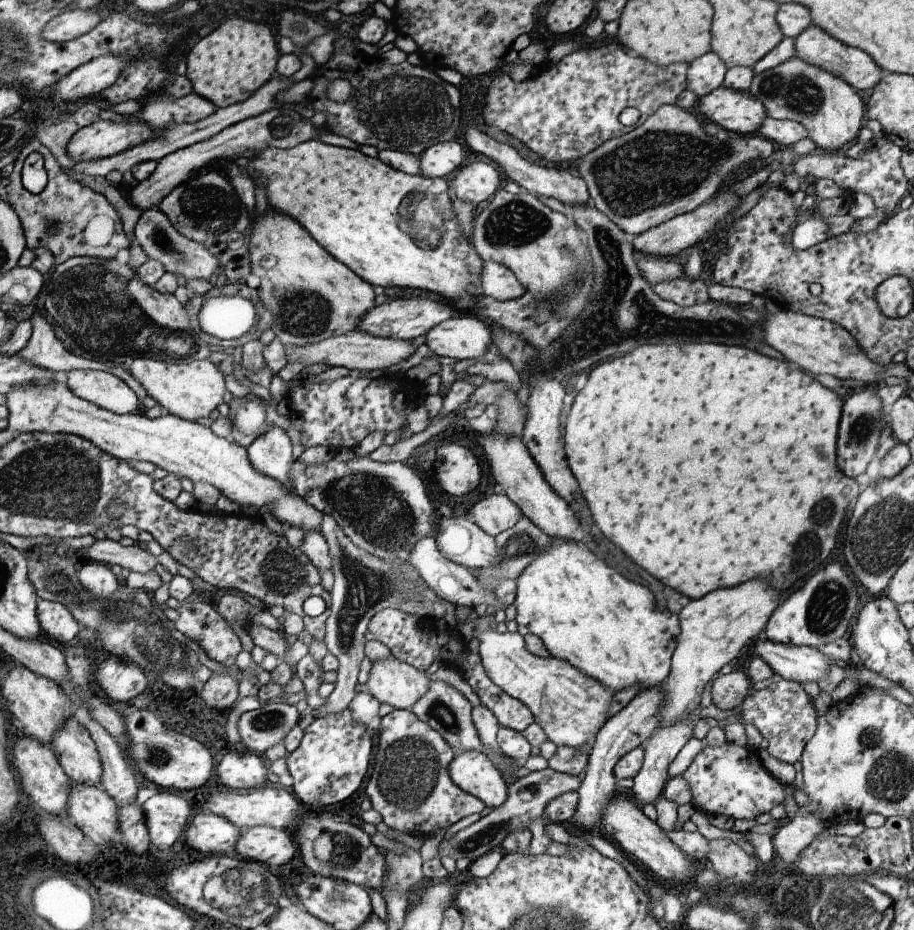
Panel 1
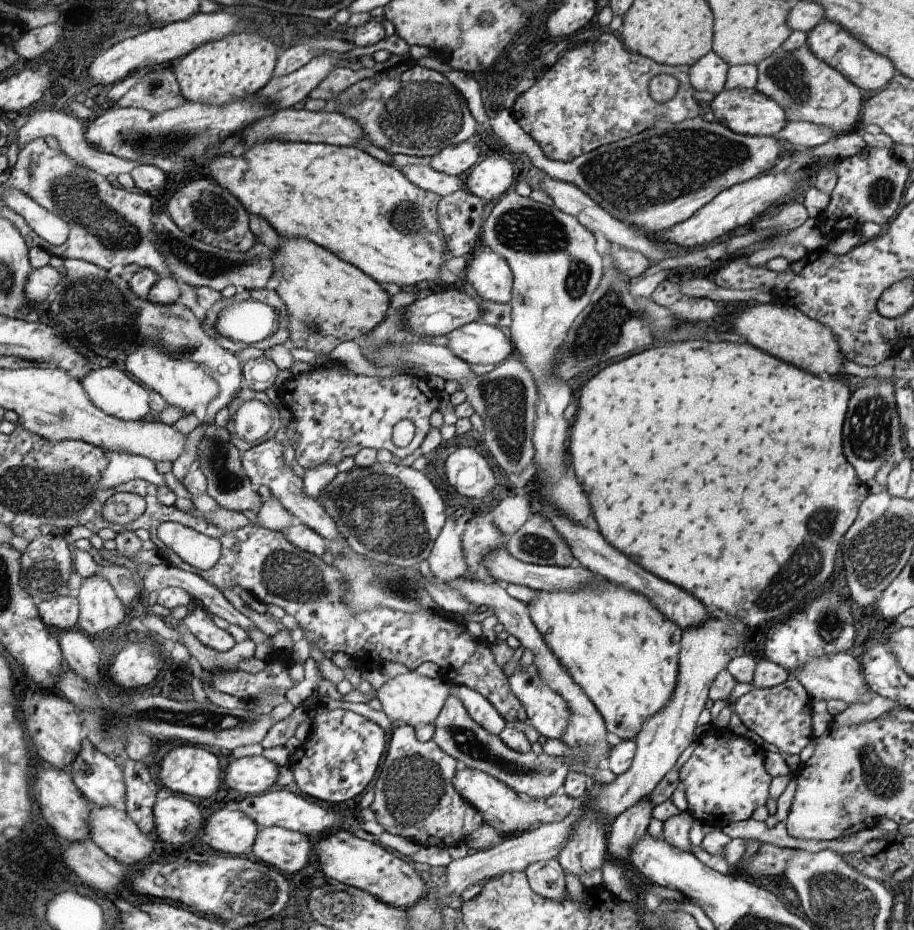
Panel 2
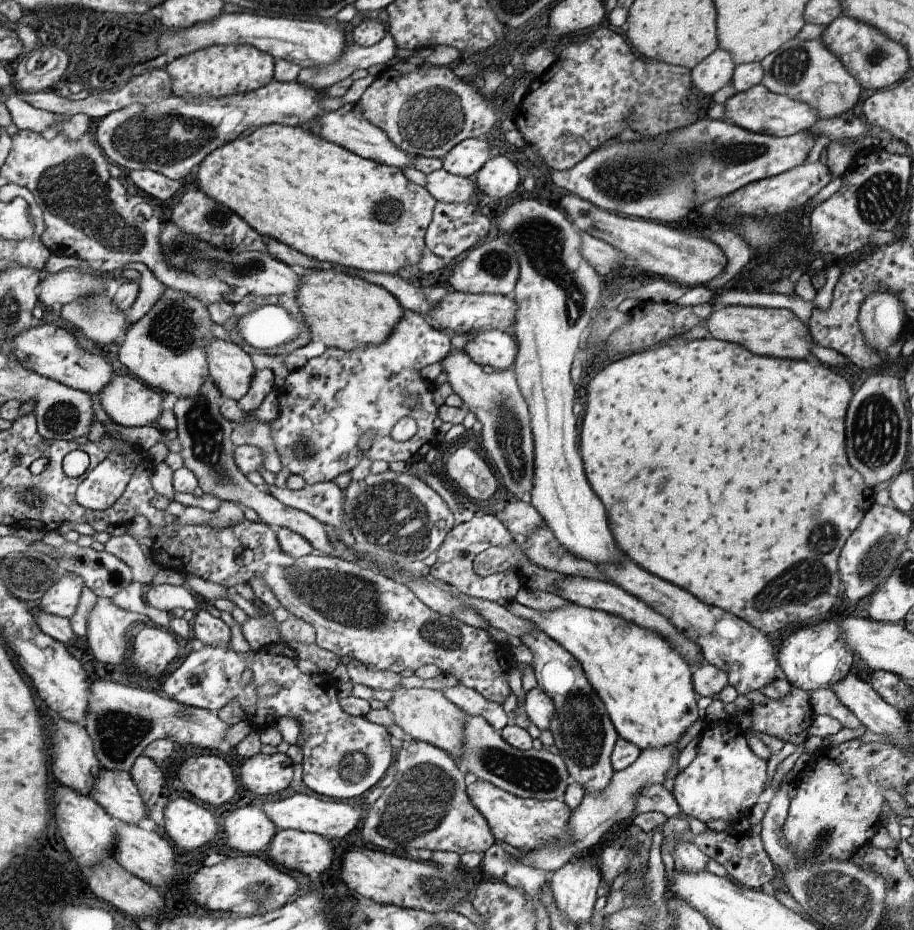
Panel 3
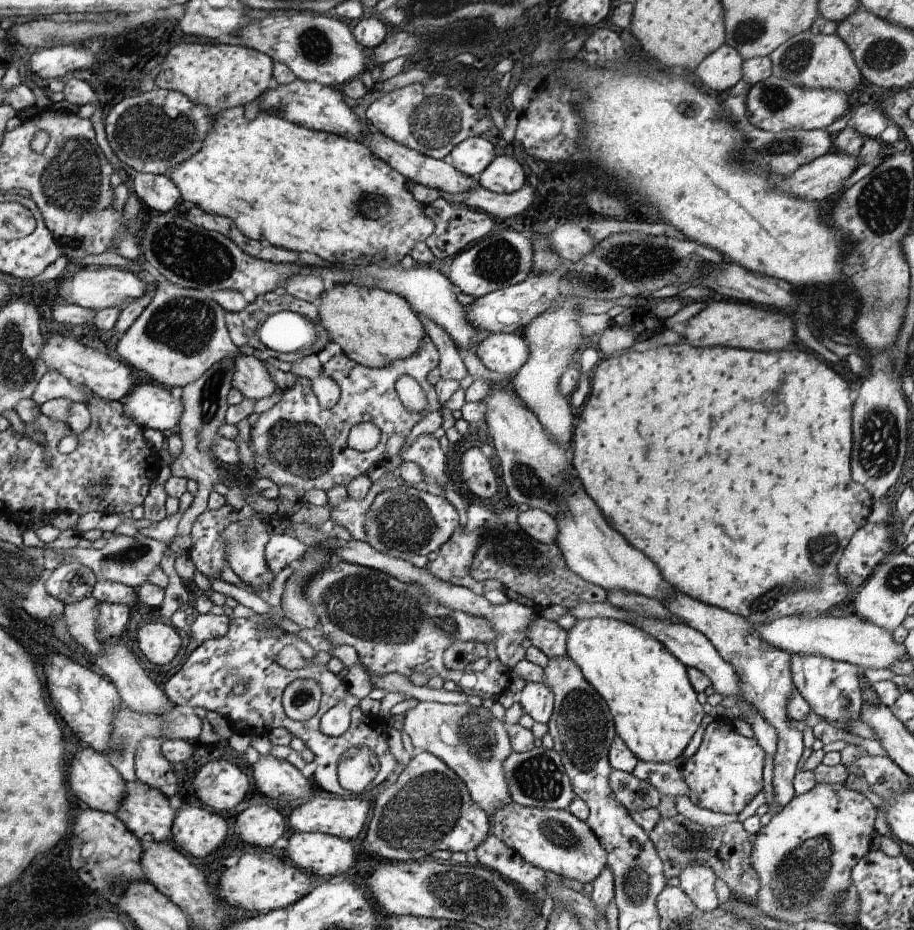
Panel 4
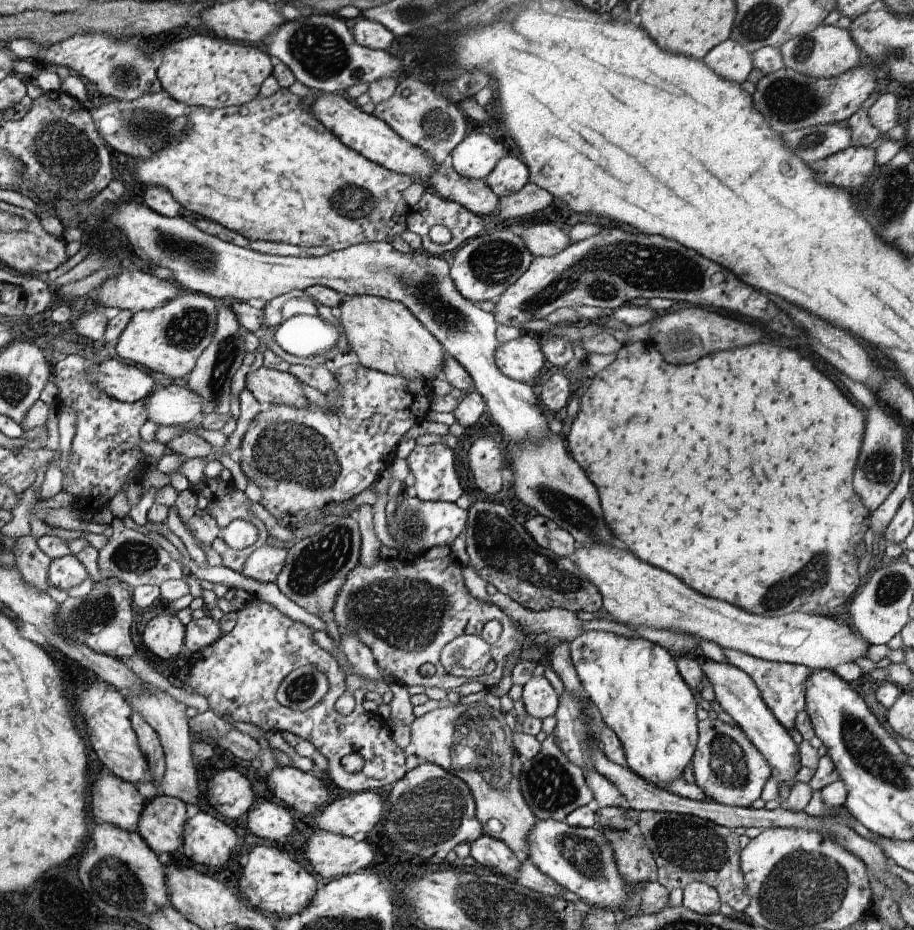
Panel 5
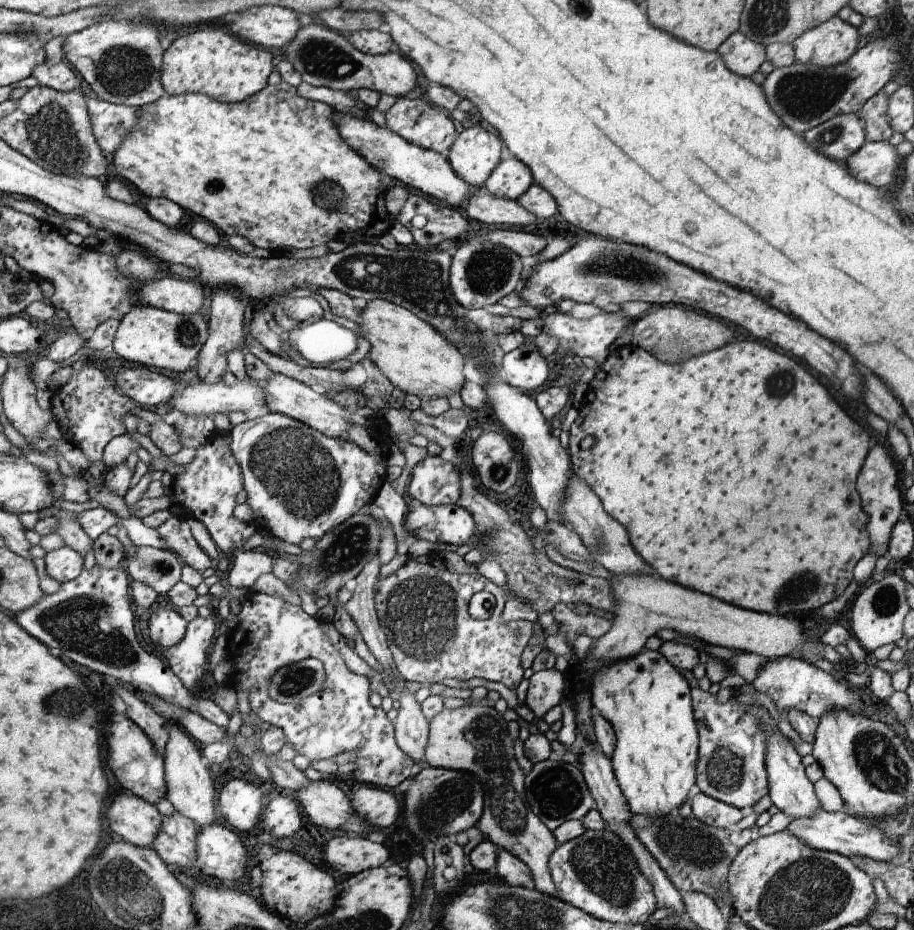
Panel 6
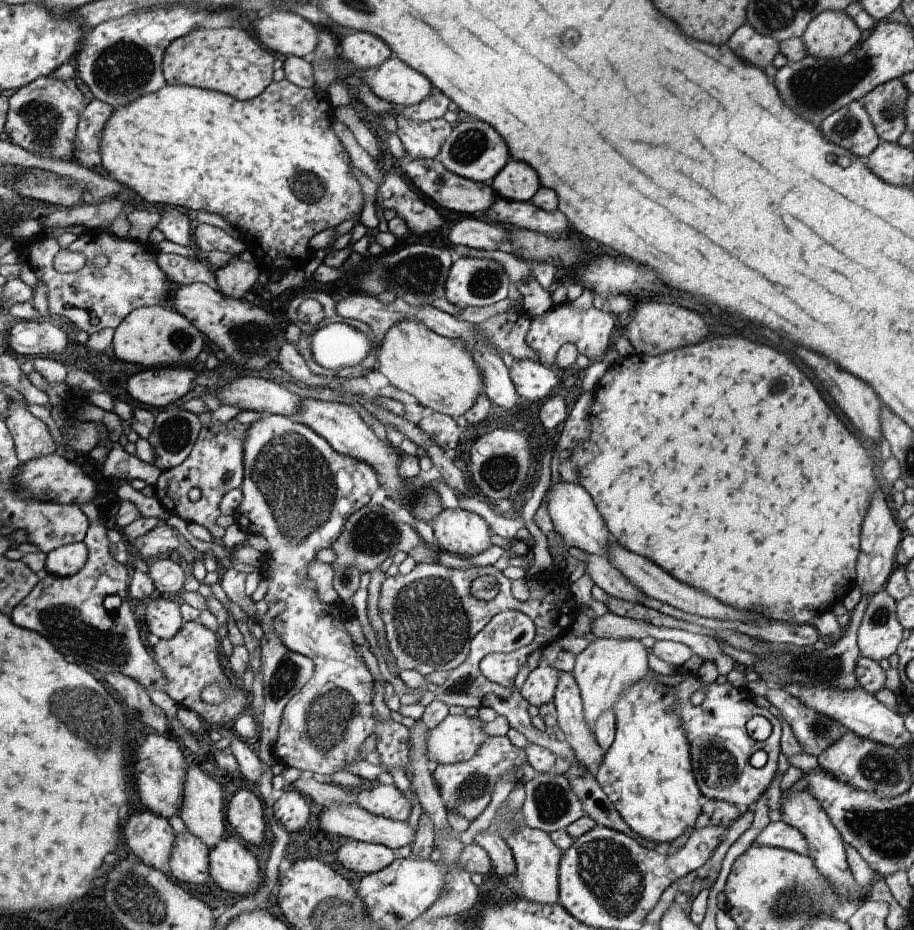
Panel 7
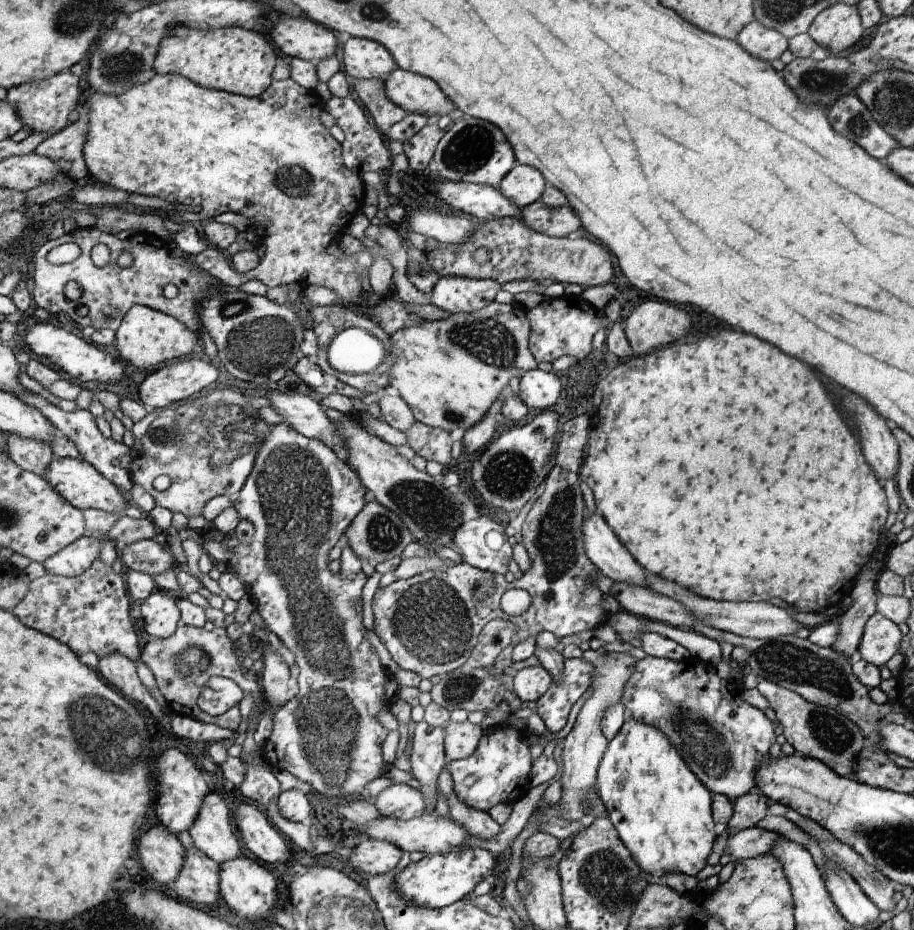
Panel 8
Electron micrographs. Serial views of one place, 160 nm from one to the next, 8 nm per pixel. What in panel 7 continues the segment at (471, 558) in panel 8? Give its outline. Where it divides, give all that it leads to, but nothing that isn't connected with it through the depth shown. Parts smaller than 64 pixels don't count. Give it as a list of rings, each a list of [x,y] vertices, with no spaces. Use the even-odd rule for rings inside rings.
[[[461,507],[438,513],[431,527],[442,550],[463,557],[472,558],[492,546],[490,526],[477,513]]]

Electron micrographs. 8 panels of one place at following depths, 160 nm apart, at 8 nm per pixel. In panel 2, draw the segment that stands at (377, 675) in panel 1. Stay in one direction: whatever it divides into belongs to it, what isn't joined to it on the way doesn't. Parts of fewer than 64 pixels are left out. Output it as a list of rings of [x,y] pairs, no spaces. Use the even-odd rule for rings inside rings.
[[[415,671],[400,674],[396,678],[386,680],[380,688],[378,688],[377,698],[382,703],[382,709],[388,716],[388,719],[395,724],[406,724],[415,729],[434,724],[434,720],[438,718],[438,714],[444,708],[444,702],[448,700],[450,695],[450,685],[446,682],[444,676],[437,678],[428,678],[422,676]]]

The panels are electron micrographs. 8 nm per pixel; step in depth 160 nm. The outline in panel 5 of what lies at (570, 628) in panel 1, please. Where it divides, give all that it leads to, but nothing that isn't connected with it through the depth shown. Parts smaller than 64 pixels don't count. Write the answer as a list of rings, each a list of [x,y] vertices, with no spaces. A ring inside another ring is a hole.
[[[589,630],[581,632],[569,643],[569,653],[584,694],[595,702],[606,726],[621,740],[627,760],[626,768],[661,789],[665,789],[670,781],[676,781],[692,754],[696,754],[696,742],[699,741],[696,710],[699,710],[699,706],[696,706],[696,698],[688,688],[689,683],[685,681],[669,650],[644,637],[627,638],[604,630]]]

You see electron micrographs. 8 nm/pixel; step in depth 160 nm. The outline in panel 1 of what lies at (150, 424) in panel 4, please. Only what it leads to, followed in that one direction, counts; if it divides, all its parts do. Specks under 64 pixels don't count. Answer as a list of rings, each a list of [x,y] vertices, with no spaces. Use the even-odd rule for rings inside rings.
[[[75,369],[66,374],[65,385],[77,398],[96,404],[116,415],[136,413],[140,400],[132,389],[110,372]]]

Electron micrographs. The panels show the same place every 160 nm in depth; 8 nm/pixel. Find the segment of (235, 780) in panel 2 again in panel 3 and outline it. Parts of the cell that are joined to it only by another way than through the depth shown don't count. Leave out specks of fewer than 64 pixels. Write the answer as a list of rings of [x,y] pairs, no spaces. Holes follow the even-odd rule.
[[[256,754],[240,766],[240,780],[244,788],[260,797],[280,794],[290,787],[294,776],[294,762],[285,754]]]

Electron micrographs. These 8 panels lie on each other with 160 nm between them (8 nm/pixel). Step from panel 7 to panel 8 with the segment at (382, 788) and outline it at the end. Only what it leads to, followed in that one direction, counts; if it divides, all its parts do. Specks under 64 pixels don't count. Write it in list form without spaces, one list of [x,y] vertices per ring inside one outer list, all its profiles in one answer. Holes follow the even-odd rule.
[[[393,783],[371,801],[382,817],[408,820],[421,817],[425,812],[424,796],[407,783]]]

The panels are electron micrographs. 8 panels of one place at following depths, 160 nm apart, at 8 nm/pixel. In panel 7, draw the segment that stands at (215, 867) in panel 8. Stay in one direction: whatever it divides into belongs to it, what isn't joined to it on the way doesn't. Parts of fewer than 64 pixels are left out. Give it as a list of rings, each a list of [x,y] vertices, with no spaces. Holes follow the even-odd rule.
[[[188,829],[175,832],[175,842],[168,862],[168,872],[182,882],[206,884],[209,874],[210,848]]]

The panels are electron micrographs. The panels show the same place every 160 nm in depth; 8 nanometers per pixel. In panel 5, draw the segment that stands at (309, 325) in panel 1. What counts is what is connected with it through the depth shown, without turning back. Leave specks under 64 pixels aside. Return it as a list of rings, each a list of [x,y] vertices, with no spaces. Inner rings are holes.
[[[350,295],[336,307],[335,314],[362,366],[410,380],[420,377],[432,382],[433,376],[441,377],[444,347],[405,303],[376,295]]]

